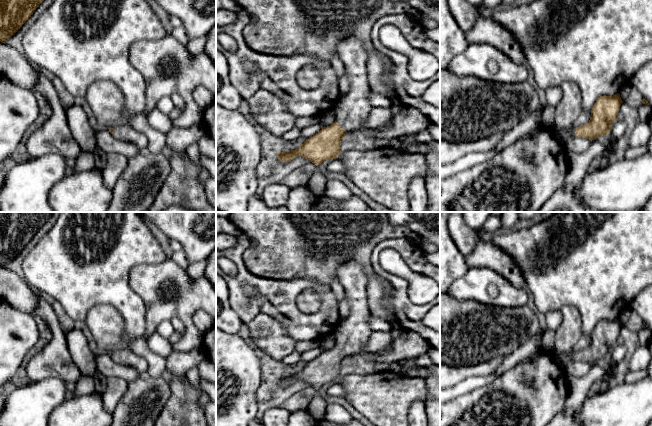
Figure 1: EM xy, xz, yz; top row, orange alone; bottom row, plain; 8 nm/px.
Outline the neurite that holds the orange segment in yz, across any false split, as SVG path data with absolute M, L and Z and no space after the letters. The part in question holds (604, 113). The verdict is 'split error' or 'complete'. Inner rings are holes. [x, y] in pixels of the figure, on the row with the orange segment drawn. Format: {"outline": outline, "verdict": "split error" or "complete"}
{"outline": "M619 93L613 96L600 96L593 105L590 120L585 125L568 130L553 128L553 133L564 146L571 136L587 138L591 142L599 136L607 136L612 124L617 120L622 103Z", "verdict": "split error"}

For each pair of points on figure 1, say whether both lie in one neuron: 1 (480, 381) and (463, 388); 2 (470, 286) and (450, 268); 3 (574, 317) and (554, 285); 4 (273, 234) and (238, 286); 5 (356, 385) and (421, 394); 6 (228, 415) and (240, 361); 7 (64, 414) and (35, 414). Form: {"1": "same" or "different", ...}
{"1": "same", "2": "different", "3": "different", "4": "different", "5": "same", "6": "same", "7": "different"}

